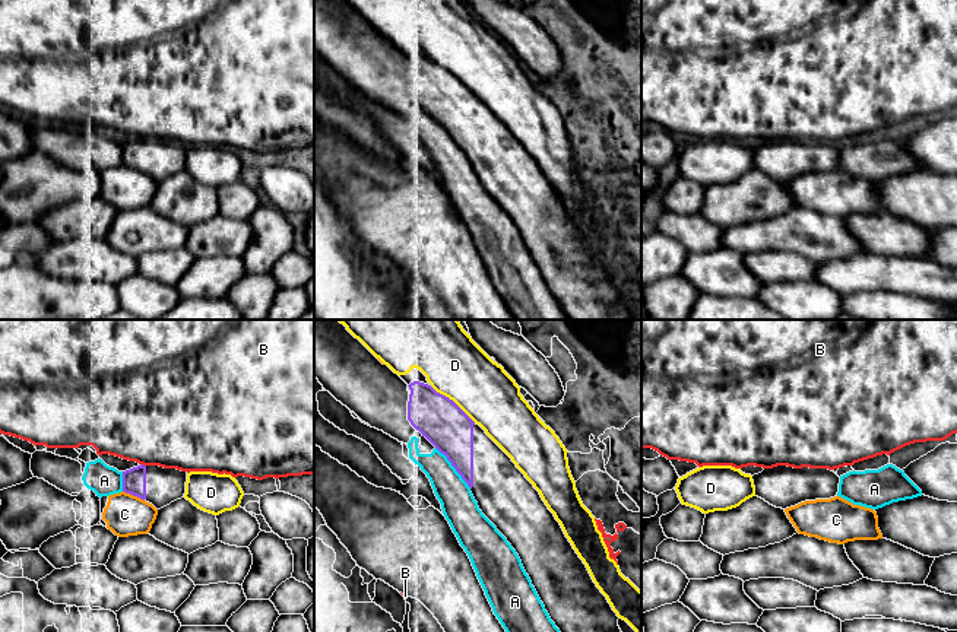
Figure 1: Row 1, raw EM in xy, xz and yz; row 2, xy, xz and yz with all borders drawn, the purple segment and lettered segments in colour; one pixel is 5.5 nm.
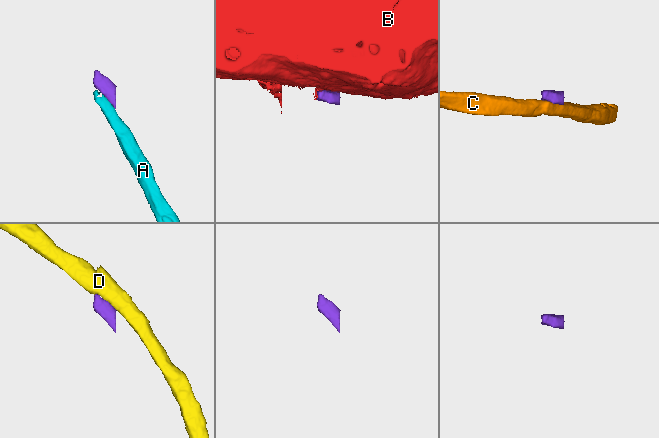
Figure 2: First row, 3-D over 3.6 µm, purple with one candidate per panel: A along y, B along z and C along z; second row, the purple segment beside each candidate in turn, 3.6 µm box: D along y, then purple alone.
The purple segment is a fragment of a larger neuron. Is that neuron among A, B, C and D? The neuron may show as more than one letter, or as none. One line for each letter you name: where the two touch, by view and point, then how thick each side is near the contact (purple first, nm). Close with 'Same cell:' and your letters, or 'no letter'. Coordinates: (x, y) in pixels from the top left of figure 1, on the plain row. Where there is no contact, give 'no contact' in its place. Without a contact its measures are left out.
Same cell: no letter

